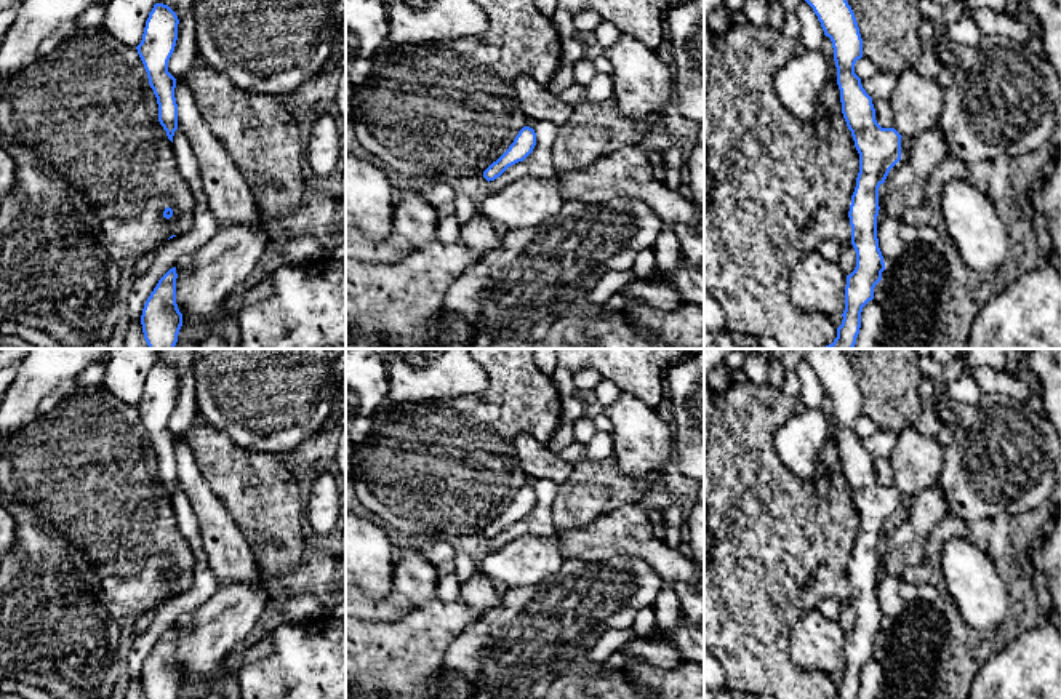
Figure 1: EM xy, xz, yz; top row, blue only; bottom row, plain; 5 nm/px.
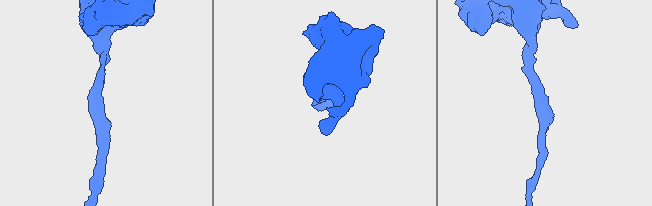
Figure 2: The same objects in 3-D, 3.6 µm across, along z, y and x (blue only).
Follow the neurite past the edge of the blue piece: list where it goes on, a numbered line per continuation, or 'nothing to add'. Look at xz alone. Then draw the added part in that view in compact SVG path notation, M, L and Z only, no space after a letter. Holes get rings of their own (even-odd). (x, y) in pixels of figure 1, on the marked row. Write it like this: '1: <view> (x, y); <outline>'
nothing to add

